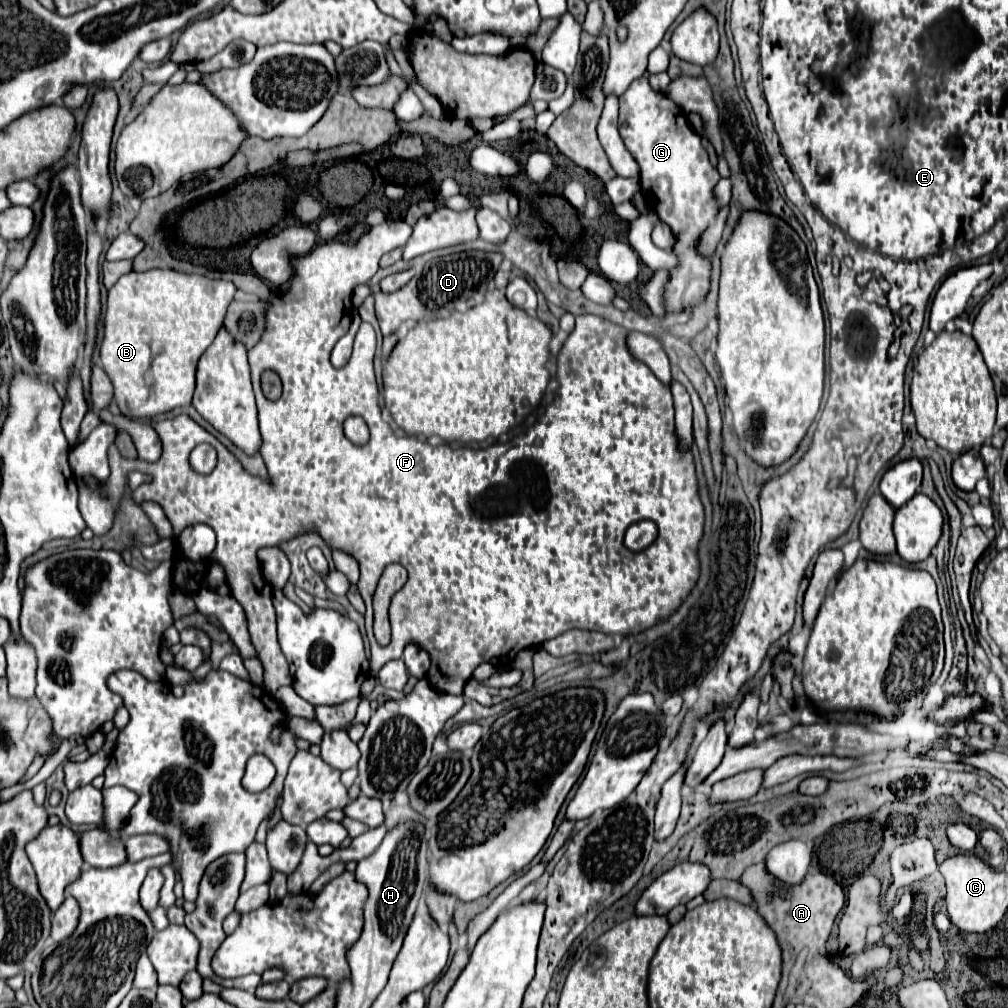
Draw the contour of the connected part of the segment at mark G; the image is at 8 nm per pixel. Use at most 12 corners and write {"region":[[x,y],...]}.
{"region":[[646,76],[620,96],[618,130],[680,266],[666,310],[708,292],[694,244],[718,214],[720,174],[700,136]]}

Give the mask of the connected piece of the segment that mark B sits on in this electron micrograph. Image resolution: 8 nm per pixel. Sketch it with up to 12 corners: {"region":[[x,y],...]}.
{"region":[[176,270],[108,290],[124,416],[190,406],[236,286]]}

